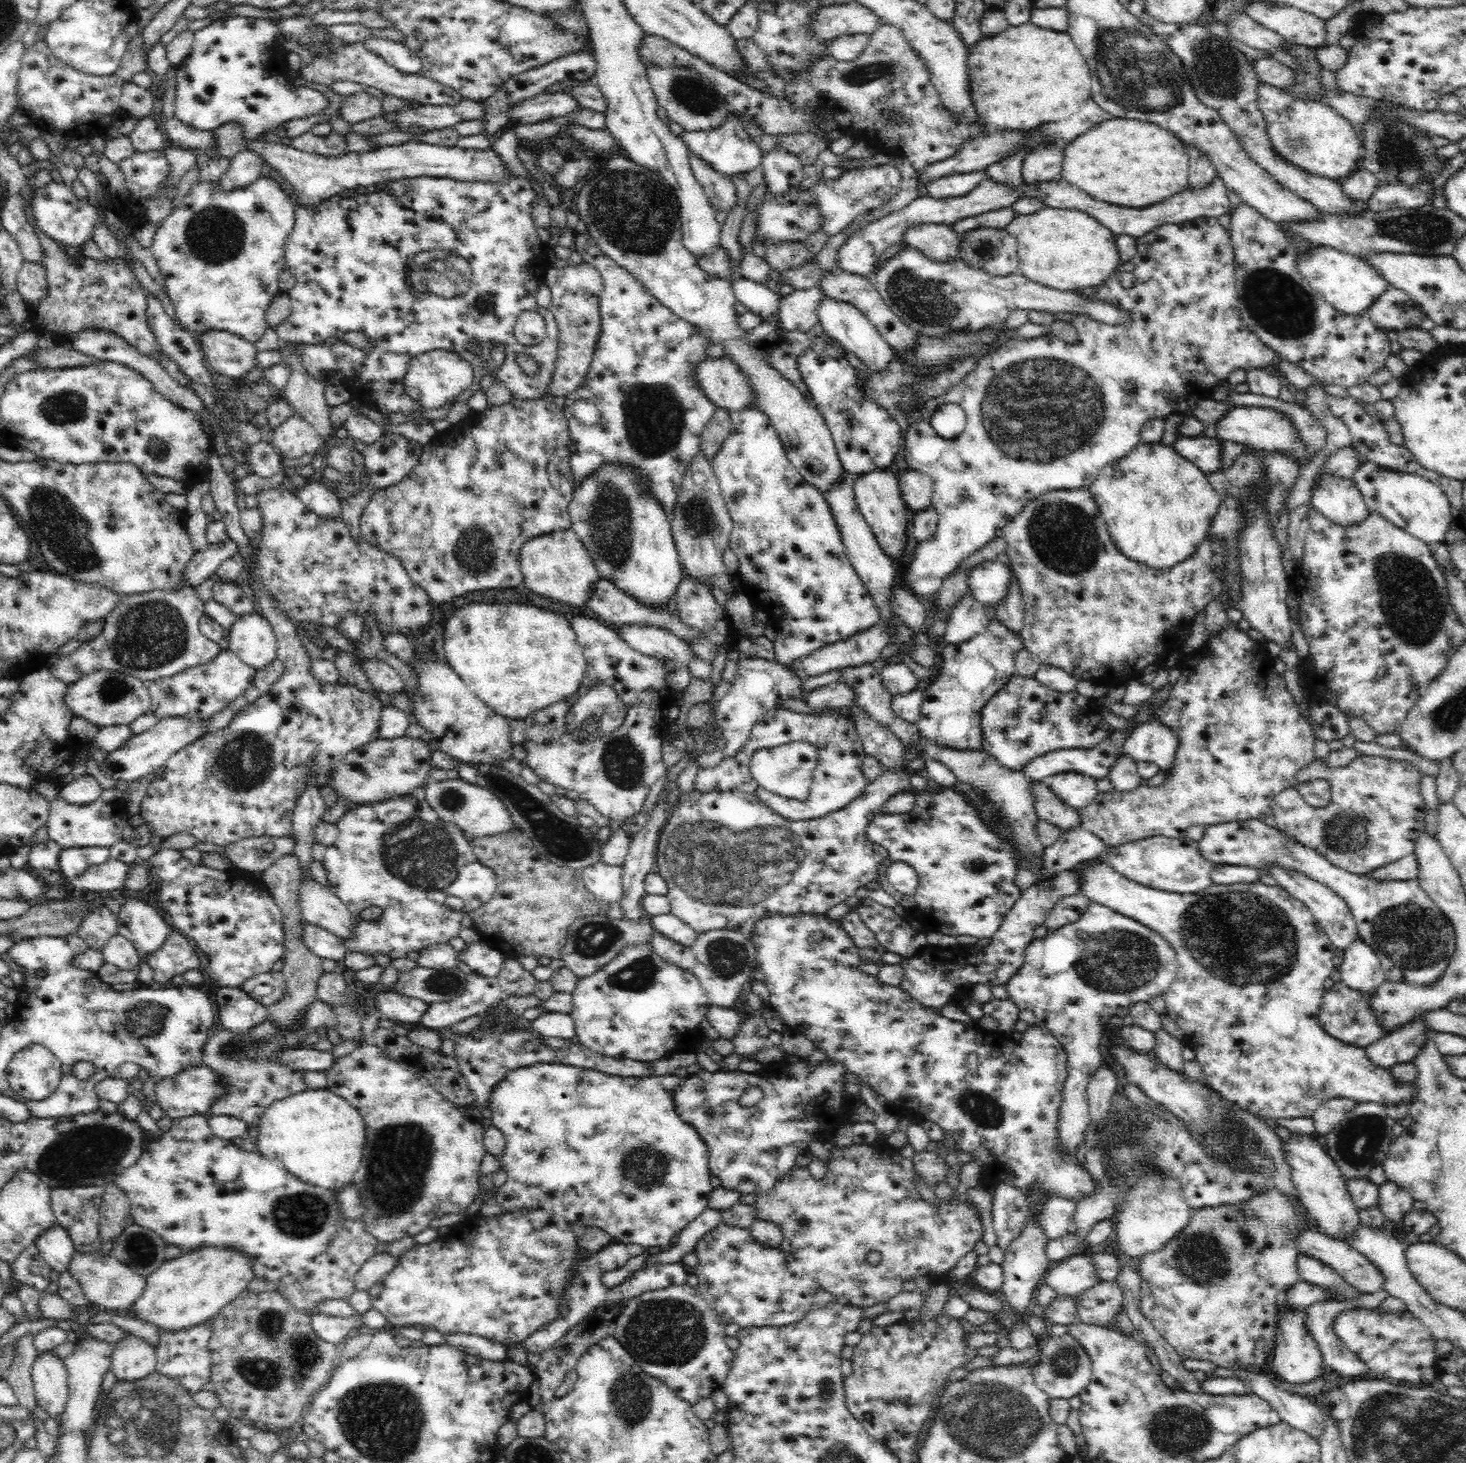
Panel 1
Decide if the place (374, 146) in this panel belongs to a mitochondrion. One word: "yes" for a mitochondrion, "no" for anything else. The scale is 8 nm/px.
no

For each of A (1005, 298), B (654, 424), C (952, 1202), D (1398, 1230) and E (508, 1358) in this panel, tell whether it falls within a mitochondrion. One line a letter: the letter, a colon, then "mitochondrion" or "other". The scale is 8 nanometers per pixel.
A: other
B: mitochondrion
C: other
D: other
E: other

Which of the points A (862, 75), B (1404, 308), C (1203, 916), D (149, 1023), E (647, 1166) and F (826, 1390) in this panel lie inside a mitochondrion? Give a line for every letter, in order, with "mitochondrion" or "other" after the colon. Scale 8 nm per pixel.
A: mitochondrion
B: mitochondrion
C: mitochondrion
D: mitochondrion
E: mitochondrion
F: mitochondrion

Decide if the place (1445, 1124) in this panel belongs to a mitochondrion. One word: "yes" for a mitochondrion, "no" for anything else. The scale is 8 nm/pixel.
no

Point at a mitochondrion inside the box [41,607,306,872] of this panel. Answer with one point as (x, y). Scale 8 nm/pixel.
(244, 763)

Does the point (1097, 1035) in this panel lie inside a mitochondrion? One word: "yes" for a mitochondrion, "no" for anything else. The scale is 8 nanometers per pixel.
no

